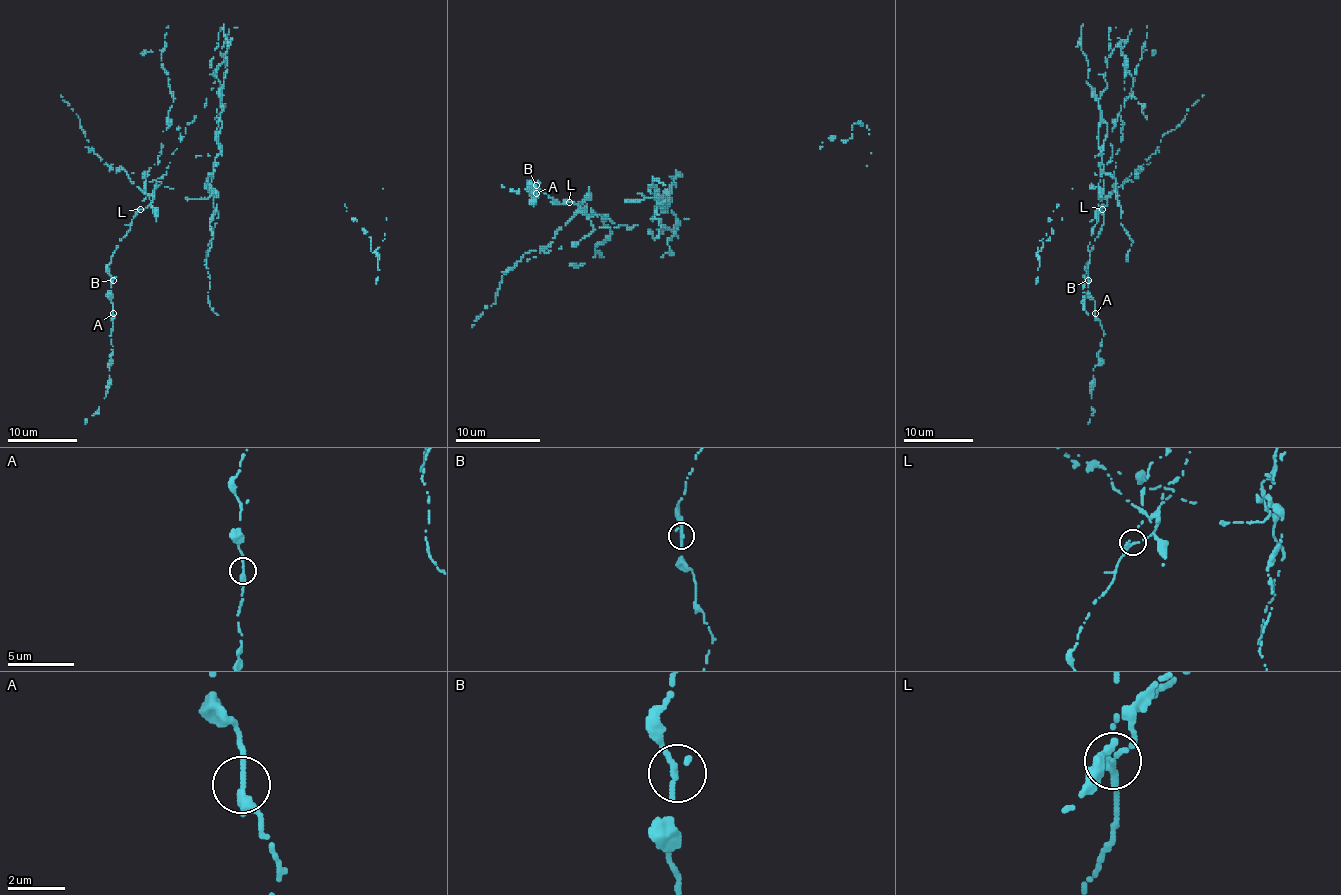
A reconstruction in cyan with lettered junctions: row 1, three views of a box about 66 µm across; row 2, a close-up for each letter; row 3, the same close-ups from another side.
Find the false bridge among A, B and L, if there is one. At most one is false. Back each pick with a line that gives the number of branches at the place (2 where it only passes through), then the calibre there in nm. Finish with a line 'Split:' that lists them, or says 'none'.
L: branches 2; calibre 240 nm
Split: L

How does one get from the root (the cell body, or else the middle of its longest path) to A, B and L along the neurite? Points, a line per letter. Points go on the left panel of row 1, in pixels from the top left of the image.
A: (227, 50), (206, 105), (187, 124), (153, 201), (113, 253), (113, 313)
B: (227, 50), (206, 105), (187, 124), (153, 201), (113, 253), (113, 280)
L: (227, 50), (206, 105), (187, 124), (166, 173), (158, 178), (153, 201), (140, 209)

